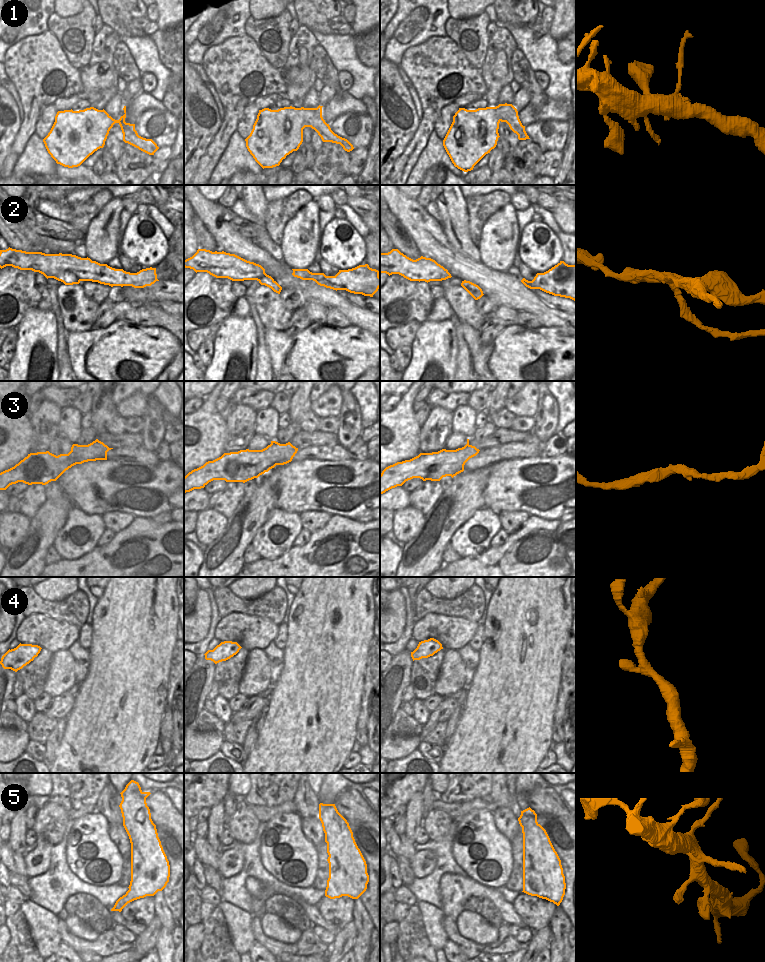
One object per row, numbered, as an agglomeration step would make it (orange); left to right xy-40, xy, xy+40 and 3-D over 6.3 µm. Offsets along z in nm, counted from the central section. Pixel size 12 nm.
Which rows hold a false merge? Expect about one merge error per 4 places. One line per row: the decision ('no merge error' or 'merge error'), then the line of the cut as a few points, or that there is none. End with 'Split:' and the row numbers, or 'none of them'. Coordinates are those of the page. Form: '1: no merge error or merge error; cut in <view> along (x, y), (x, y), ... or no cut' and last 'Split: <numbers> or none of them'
1: merge error; cut in xy along (301, 107), (305, 111), (305, 124), (307, 126)
2: merge error; cut in xy along (273, 280), (266, 281), (263, 284)
3: no merge error; no cut
4: no merge error; no cut
5: no merge error; no cut
Split: 1, 2

